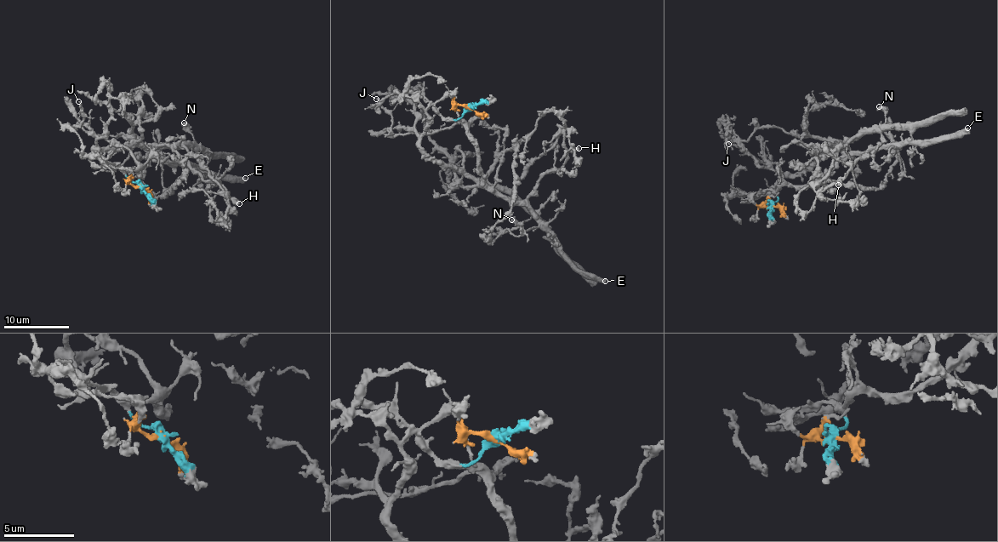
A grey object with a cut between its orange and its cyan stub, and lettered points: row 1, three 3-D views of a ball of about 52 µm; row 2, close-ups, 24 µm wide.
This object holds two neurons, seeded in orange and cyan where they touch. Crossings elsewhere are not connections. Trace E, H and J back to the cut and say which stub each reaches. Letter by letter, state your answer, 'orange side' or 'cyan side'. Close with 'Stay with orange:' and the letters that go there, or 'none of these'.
E: cyan side
H: cyan side
J: cyan side
Stay with orange: none of these

